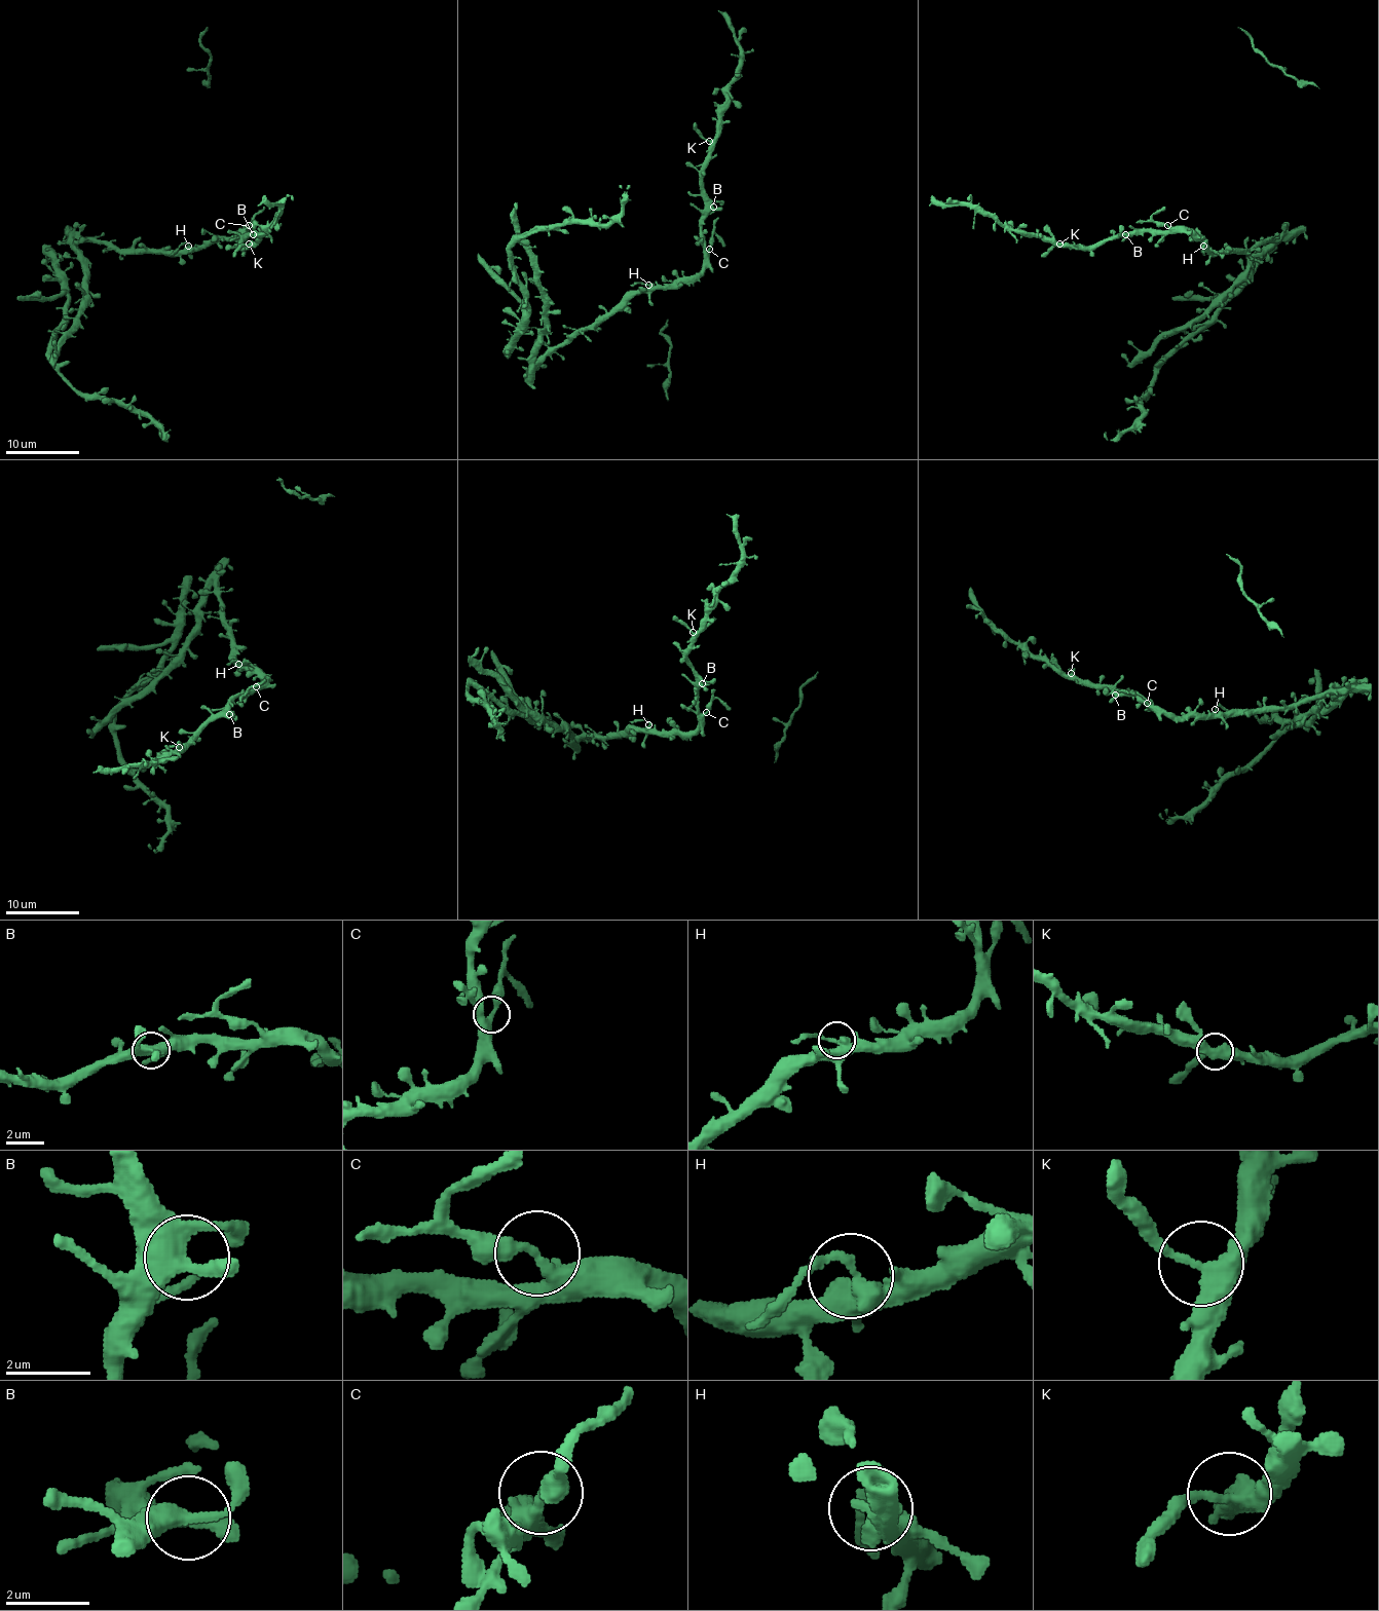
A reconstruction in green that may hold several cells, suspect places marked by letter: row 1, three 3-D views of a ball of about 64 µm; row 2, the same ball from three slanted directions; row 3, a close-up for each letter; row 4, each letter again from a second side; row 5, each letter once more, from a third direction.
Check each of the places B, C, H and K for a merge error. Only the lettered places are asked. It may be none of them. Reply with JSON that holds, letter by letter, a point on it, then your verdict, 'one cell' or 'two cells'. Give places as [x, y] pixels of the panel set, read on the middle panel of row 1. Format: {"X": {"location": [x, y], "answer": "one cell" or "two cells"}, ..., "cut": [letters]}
{"B": {"location": [713, 207], "answer": "one cell"}, "C": {"location": [709, 249], "answer": "two cells"}, "H": {"location": [648, 285], "answer": "one cell"}, "K": {"location": [709, 141], "answer": "one cell"}, "cut": ["C"]}

